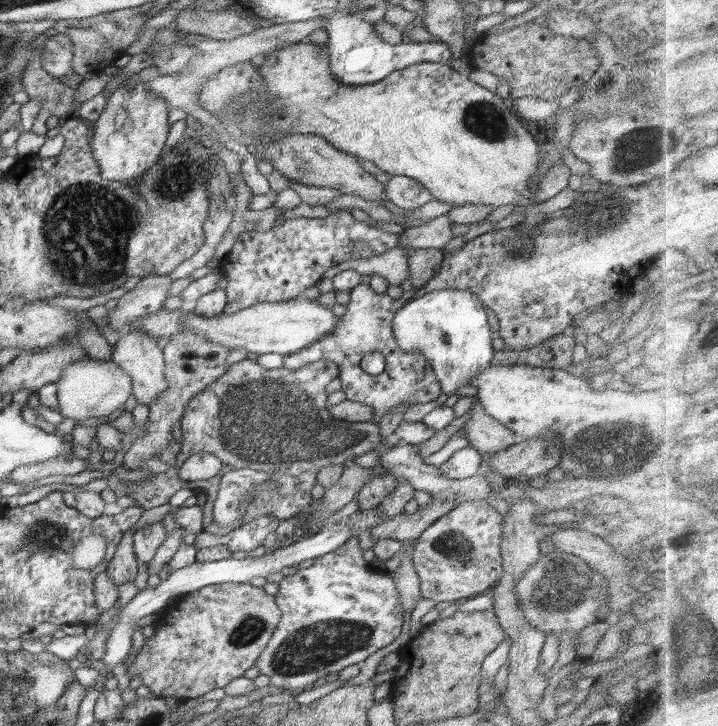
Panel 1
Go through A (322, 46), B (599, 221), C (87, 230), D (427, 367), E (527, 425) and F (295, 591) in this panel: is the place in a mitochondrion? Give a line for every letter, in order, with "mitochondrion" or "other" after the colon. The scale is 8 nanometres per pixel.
A: other
B: mitochondrion
C: mitochondrion
D: other
E: other
F: other

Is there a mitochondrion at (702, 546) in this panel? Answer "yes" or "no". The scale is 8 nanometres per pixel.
no

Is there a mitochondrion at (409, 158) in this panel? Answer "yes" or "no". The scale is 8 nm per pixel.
no

